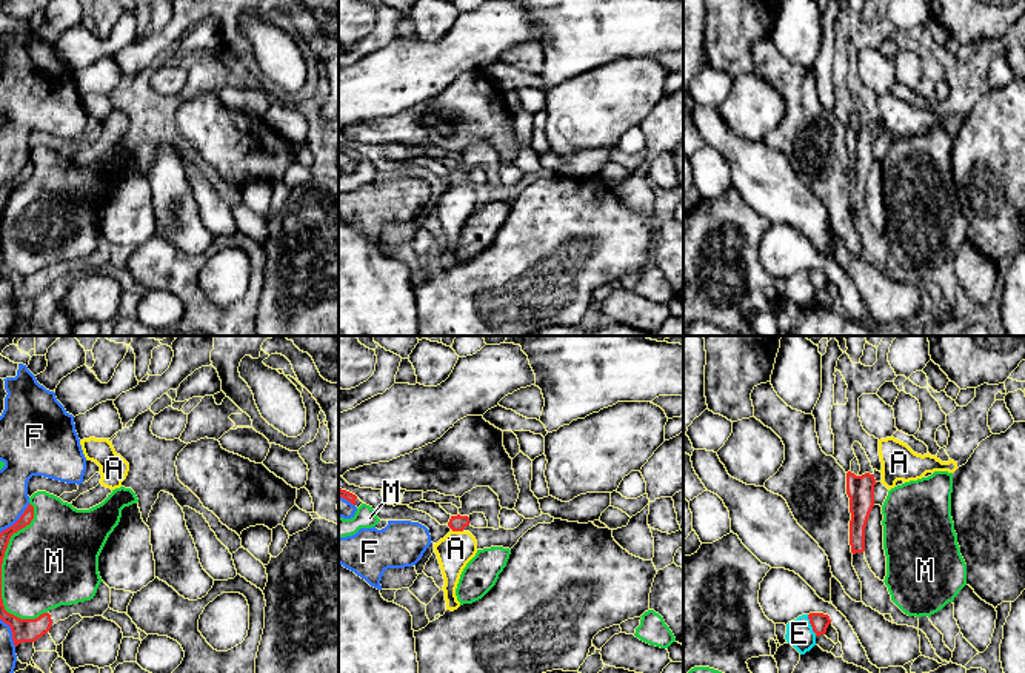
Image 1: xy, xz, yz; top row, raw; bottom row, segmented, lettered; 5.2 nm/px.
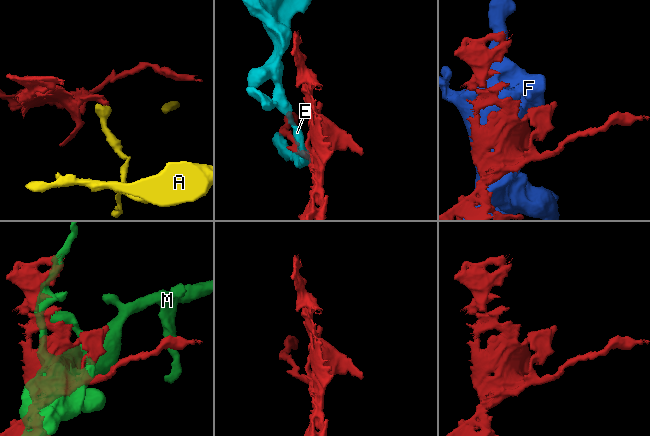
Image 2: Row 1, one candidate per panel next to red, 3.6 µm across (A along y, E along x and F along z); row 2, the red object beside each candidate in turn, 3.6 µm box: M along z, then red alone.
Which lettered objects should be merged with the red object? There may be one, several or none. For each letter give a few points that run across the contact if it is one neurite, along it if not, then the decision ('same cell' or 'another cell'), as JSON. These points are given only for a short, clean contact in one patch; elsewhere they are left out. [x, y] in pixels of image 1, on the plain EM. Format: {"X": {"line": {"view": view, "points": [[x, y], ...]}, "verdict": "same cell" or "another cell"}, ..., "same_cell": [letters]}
{"A": {"line": {"view": "xz", "points": [[451, 184], [462, 187]]}, "verdict": "another cell"}, "E": {"verdict": "another cell"}, "F": {"verdict": "another cell"}, "M": {"verdict": "another cell"}, "same_cell": []}

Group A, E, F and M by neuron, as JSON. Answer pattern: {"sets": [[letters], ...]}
{"sets": [["A"], ["E"], ["F"], ["M"]]}

